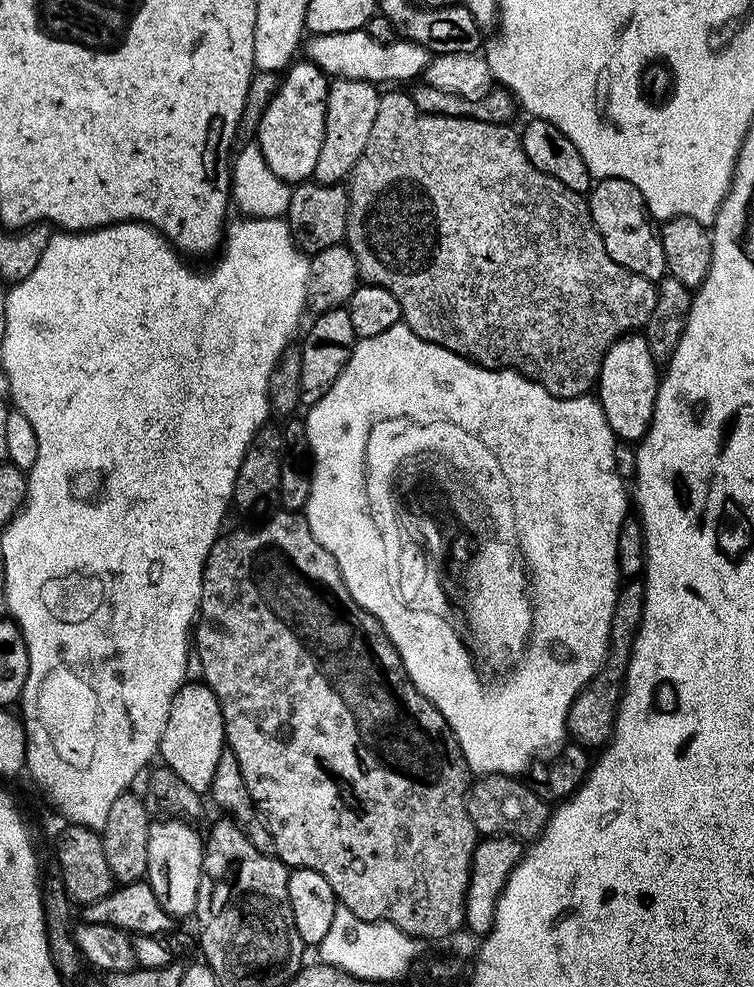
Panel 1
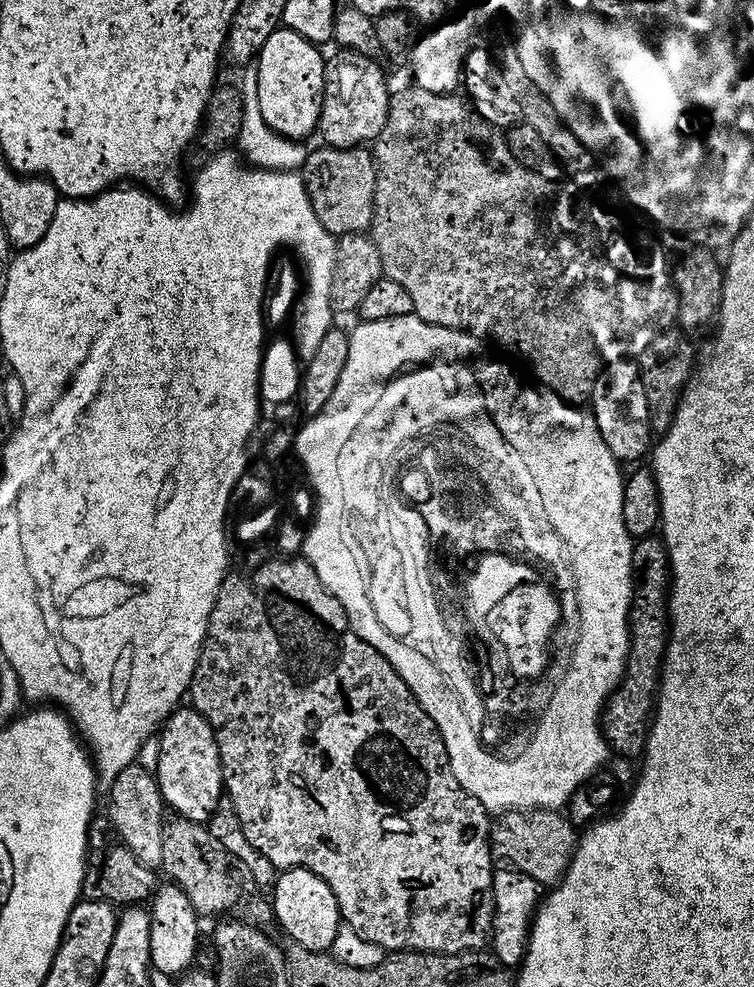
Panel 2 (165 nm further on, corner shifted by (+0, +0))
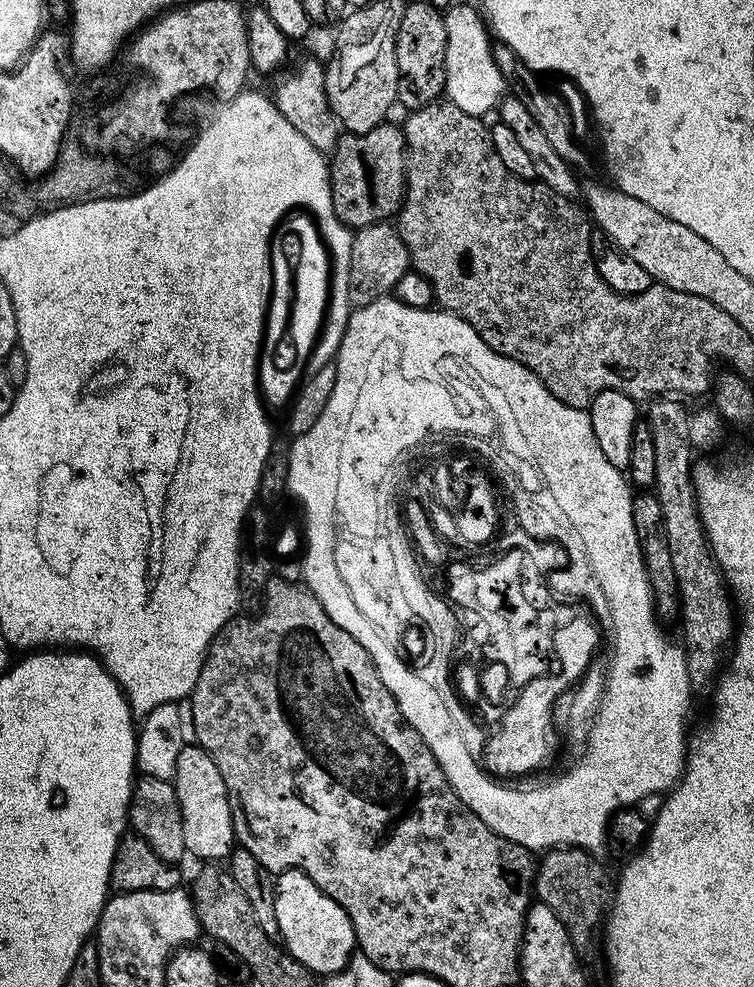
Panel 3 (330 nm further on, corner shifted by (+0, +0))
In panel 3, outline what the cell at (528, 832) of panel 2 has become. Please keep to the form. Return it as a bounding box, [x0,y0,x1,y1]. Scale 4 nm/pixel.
[534,846,612,949]

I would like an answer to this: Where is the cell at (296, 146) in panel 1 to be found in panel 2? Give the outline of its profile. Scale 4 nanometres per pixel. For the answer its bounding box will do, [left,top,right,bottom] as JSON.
[254,26,326,141]

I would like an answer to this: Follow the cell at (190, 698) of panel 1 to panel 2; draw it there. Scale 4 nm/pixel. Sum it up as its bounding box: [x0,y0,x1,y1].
[155,706,224,822]

